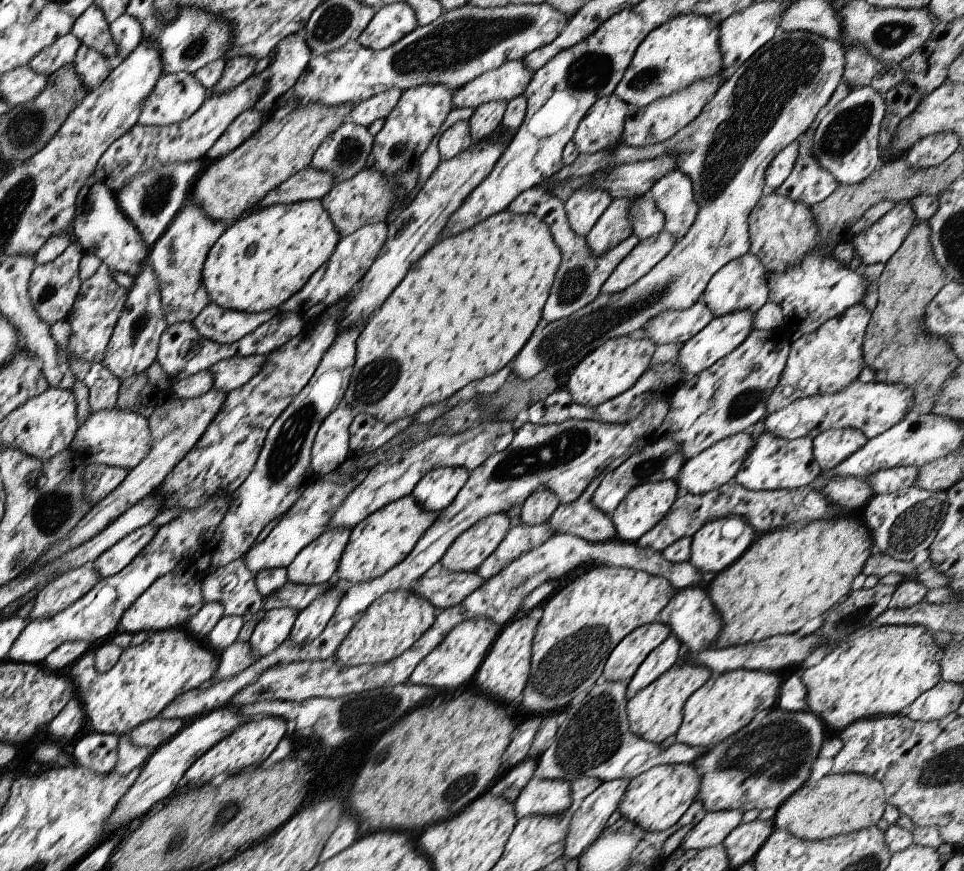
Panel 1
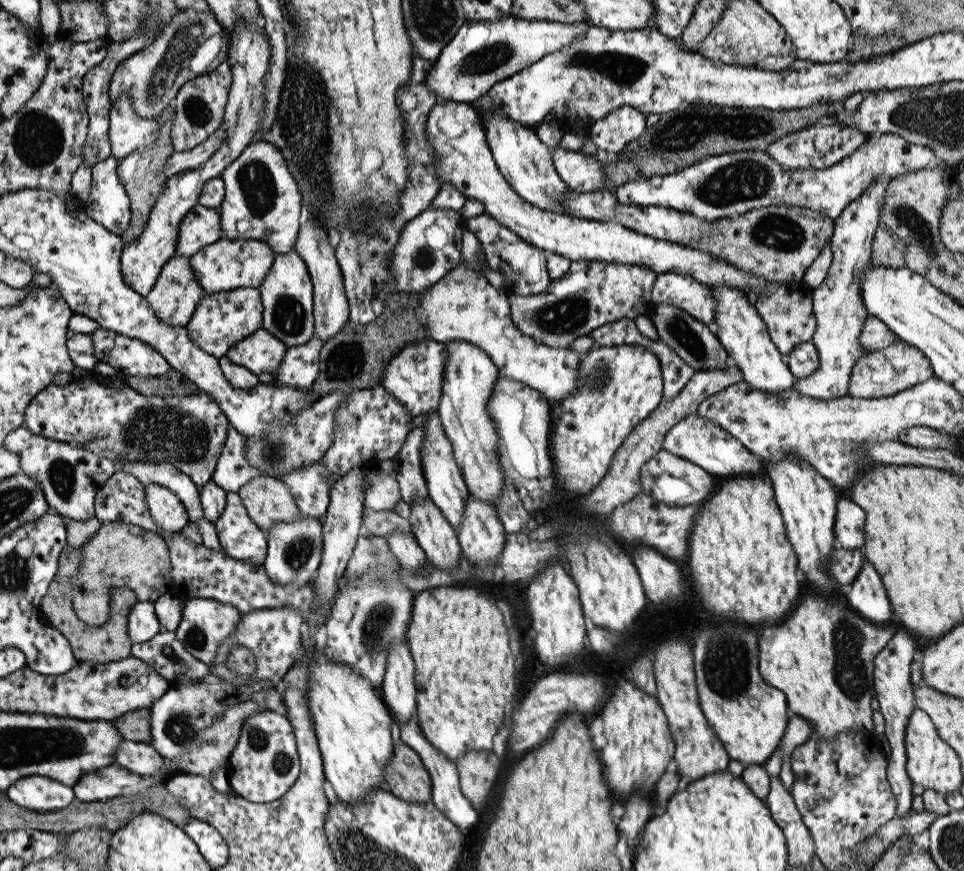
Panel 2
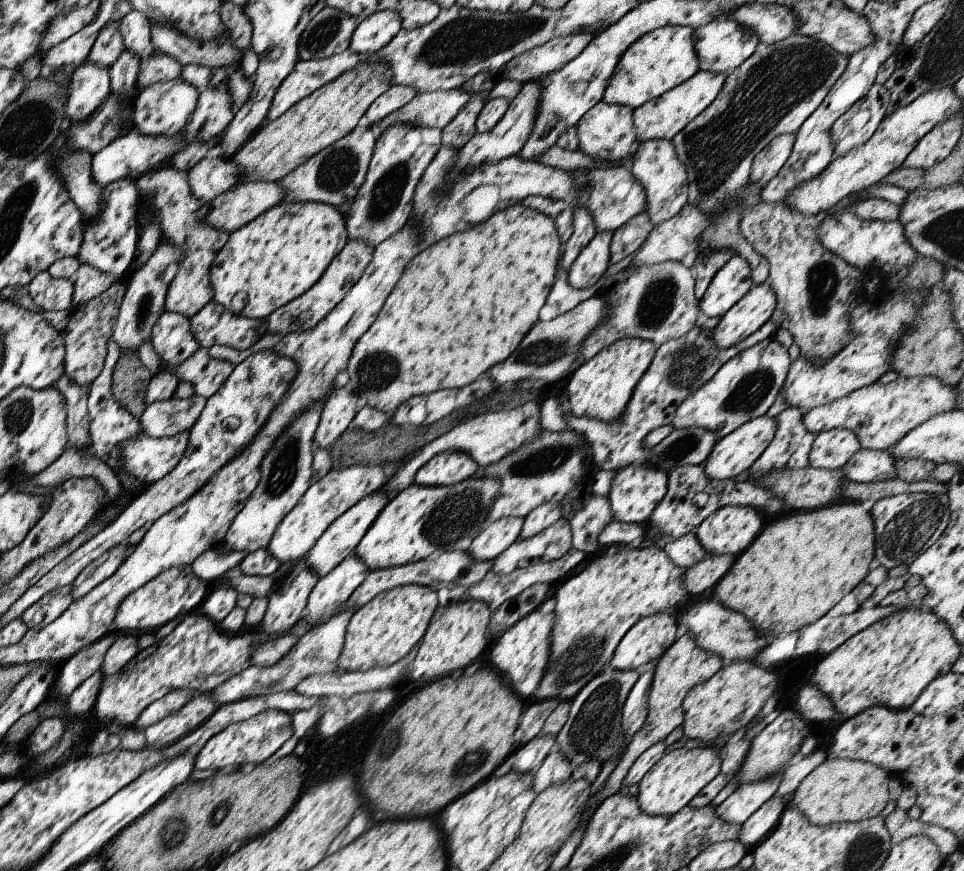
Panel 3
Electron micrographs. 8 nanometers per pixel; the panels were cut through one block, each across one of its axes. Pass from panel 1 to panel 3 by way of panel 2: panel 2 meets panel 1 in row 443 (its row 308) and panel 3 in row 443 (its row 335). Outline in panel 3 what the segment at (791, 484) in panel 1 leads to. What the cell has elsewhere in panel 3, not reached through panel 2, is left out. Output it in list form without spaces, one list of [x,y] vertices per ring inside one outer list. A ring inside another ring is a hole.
[[[788,407],[775,416],[776,432],[770,446],[748,469],[750,478],[760,480],[770,470],[802,470],[809,466],[809,452],[816,438],[802,422],[804,411]]]

